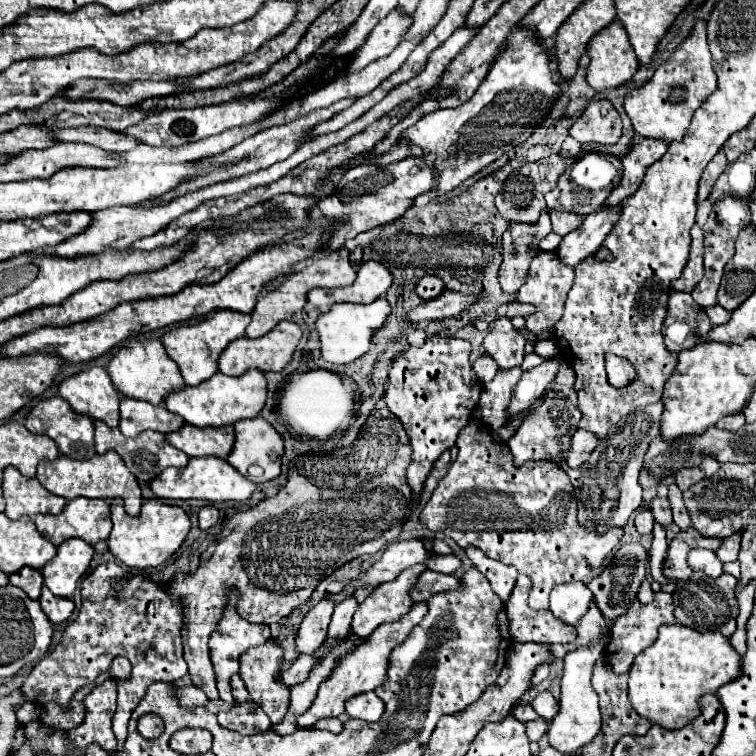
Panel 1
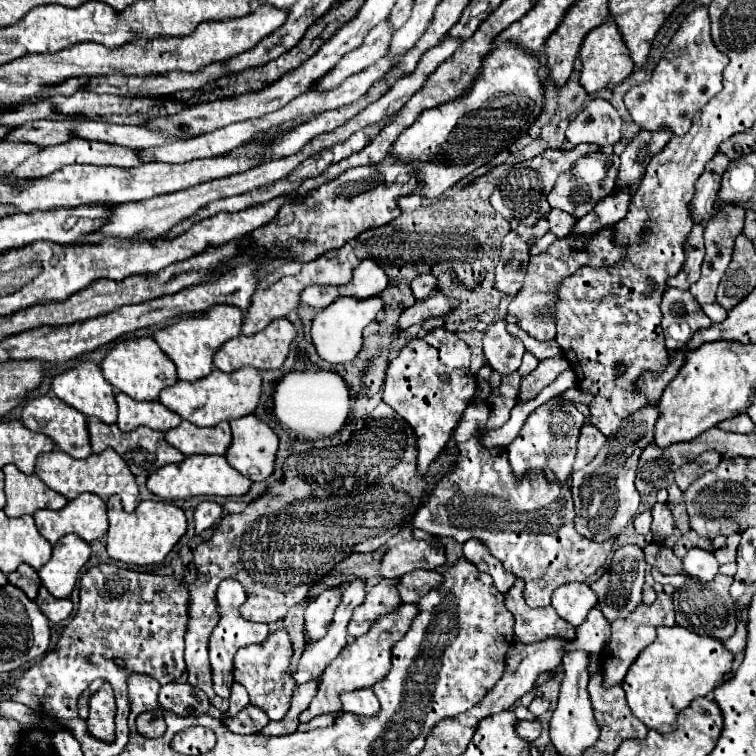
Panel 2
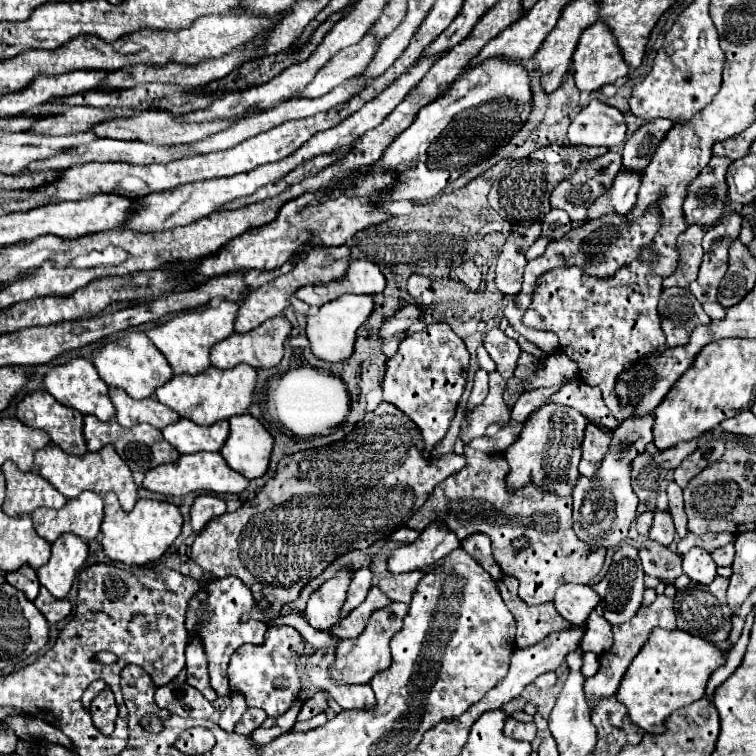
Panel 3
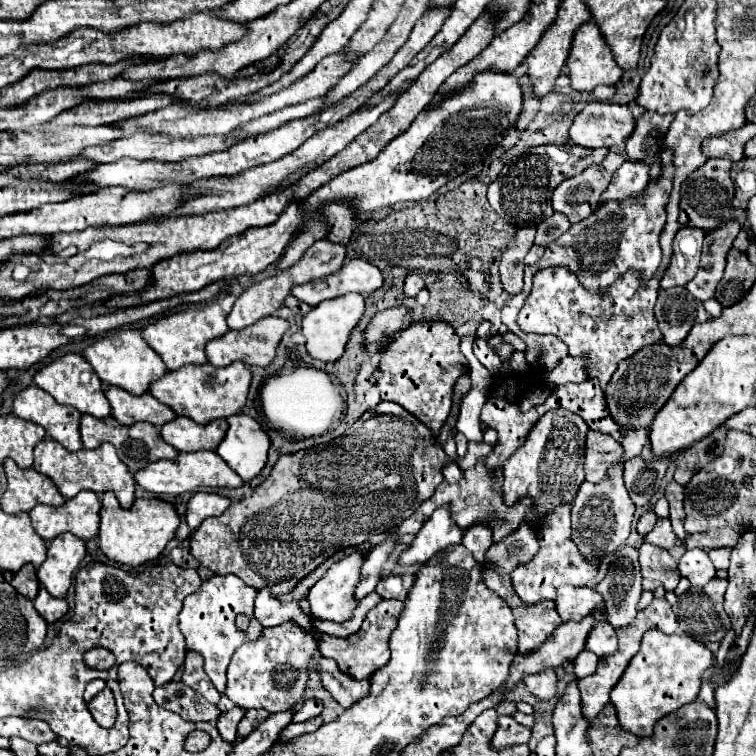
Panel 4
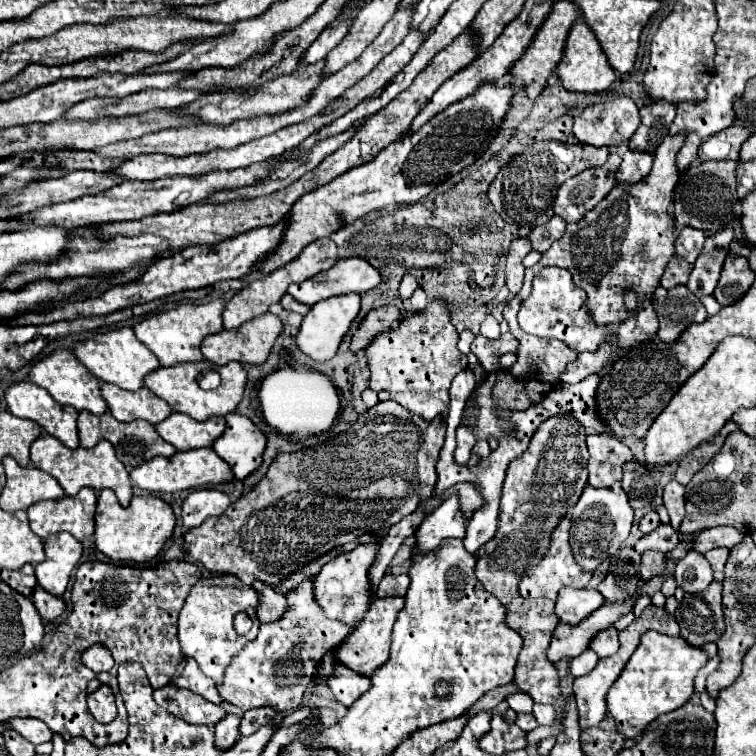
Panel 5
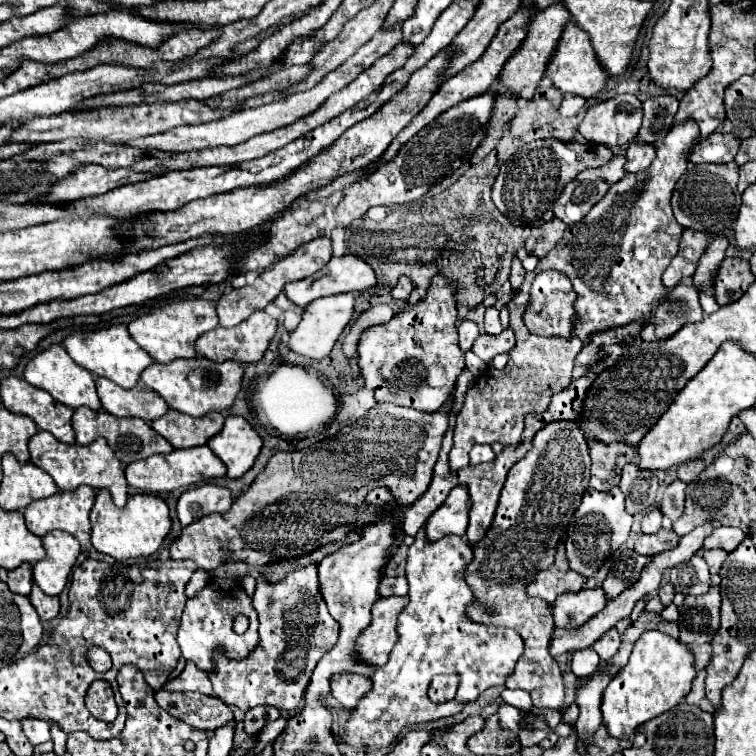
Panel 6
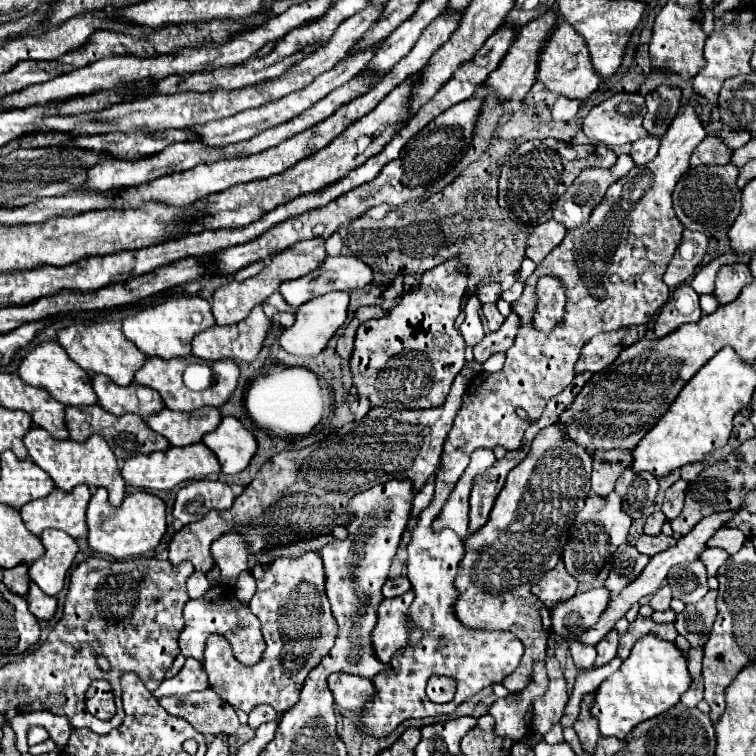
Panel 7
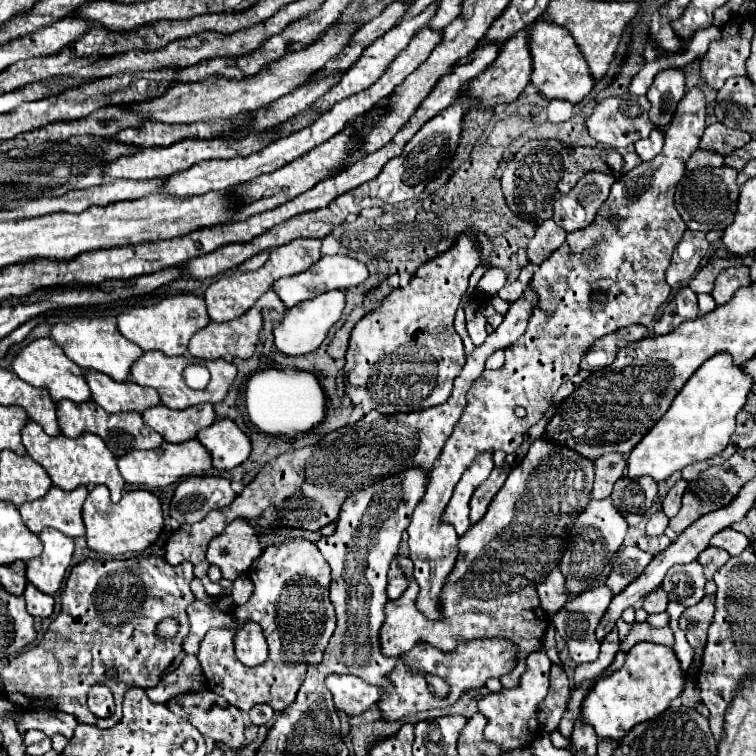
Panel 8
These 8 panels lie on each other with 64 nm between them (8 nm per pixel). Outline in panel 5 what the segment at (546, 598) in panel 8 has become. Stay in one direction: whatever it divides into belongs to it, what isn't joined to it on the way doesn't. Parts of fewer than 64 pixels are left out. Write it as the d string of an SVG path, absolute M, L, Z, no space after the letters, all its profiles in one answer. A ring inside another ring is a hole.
M562 518L560 524L552 530L550 534L550 546L544 554L544 558L534 566L534 570L526 570L526 576L520 580L518 584L518 592L522 598L530 600L530 598L550 598L556 600L556 592L562 586L572 586L572 588L586 588L586 584L592 578L590 570L582 570L572 554L570 542L568 542L568 532L570 532L570 518Z

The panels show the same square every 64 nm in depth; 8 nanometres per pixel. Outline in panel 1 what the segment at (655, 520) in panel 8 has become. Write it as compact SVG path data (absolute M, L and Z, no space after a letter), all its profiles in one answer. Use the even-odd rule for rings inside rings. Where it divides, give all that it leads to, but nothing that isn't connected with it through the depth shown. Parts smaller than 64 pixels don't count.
M642 510L642 512L636 516L634 524L636 524L636 530L638 530L640 534L650 534L650 532L652 532L652 524L654 524L652 512L650 512L650 510Z

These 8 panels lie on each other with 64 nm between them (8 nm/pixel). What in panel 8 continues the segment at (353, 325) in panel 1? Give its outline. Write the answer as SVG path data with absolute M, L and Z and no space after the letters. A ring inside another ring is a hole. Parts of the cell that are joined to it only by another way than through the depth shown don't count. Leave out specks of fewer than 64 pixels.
M340 290L324 292L312 300L306 300L304 304L296 304L296 308L290 308L286 312L284 322L280 322L274 328L276 348L288 356L302 356L302 354L318 350L318 346L324 342L328 330L342 318L344 304L346 304L346 296Z

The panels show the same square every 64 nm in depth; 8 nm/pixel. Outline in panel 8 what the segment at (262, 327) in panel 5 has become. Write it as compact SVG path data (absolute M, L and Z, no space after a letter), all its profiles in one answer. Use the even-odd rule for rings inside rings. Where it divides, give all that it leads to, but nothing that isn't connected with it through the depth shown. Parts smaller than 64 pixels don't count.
M274 290L266 292L244 316L240 316L240 320L232 320L228 324L216 324L216 322L210 322L208 328L202 328L200 332L196 332L196 336L192 336L190 344L188 344L188 354L194 356L194 358L200 358L200 360L216 360L216 358L226 358L226 360L232 360L232 358L250 358L256 350L256 344L258 344L258 336L260 336L260 330L264 326L264 318L262 318L262 308L264 306L272 306L276 308L280 304L280 308L286 308Z

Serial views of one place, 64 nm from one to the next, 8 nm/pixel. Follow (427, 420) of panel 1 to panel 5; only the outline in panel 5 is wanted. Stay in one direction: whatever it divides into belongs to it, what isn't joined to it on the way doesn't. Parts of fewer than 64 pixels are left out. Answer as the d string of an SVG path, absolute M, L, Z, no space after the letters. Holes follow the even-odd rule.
M442 300L430 302L424 312L412 314L368 346L370 388L378 392L380 400L394 400L428 422L438 416L446 418L450 384L458 372L468 368L468 358L456 344L458 332L450 324L446 304Z

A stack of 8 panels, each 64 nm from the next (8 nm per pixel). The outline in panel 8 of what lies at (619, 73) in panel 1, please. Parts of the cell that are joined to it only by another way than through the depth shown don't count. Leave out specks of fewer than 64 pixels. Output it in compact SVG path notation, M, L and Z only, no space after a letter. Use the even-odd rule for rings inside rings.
M536 20L534 24L530 24L530 36L532 36L532 58L534 58L532 84L538 86L540 92L548 98L562 98L572 104L580 102L592 90L594 78L580 48L576 48L578 44L570 36L570 32L554 22Z

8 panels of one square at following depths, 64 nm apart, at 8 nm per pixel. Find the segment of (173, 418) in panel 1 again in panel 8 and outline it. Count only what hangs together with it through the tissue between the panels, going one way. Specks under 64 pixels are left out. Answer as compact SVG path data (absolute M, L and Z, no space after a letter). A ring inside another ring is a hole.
M86 372L86 382L92 390L92 400L100 404L106 412L144 412L160 404L160 396L152 388L142 388L128 380L116 384L100 372Z

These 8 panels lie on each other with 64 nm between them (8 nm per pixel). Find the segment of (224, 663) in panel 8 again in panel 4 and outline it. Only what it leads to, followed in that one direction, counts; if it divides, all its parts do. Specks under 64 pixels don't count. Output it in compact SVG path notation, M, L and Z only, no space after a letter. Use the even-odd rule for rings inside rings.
M372 592L372 594L368 594L364 600L360 600L360 604L358 604L353 616L349 620L342 623L314 622L314 626L316 626L320 632L332 634L332 636L338 636L338 638L352 636L352 634L356 634L356 632L360 630L364 618L366 618L366 614L368 614L368 610L374 608L378 602L382 602L382 596L376 594L376 592ZM280 624L274 628L264 628L260 640L242 644L230 664L228 664L228 688L226 696L240 708L264 708L270 714L292 710L304 690L308 680L308 668L320 658L316 650L316 638L304 632L296 624Z

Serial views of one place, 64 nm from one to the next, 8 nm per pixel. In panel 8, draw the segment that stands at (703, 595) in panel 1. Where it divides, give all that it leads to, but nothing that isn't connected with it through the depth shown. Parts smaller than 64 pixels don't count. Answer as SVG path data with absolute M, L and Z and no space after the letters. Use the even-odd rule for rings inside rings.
M714 594L704 596L700 604L686 608L684 614L678 618L678 626L684 630L692 648L704 648L712 618L714 618Z

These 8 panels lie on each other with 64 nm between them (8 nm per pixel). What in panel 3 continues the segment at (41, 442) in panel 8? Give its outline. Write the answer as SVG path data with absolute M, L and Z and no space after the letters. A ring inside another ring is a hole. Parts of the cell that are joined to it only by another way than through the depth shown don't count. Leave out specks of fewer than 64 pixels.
M50 444L48 448L42 448L40 452L36 452L32 470L40 474L44 480L48 480L66 498L76 498L84 490L92 490L100 496L104 496L106 492L116 492L126 512L130 512L138 500L138 486L132 480L132 472L112 446L104 446L100 452L88 452L86 456L74 458L72 454L66 454L58 446Z

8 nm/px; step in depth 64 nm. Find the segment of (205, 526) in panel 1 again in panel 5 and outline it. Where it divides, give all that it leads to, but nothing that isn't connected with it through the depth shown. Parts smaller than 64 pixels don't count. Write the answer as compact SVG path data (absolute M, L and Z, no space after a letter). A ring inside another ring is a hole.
M200 488L192 490L182 506L182 520L184 528L200 526L210 516L220 516L230 506L230 498L214 488Z

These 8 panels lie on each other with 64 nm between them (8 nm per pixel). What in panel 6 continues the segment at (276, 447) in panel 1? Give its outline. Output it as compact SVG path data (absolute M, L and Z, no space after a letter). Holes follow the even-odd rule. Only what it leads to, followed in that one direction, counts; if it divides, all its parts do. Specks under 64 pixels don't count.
M228 414L222 432L216 434L208 446L228 466L230 478L242 478L260 454L262 438L248 420Z

